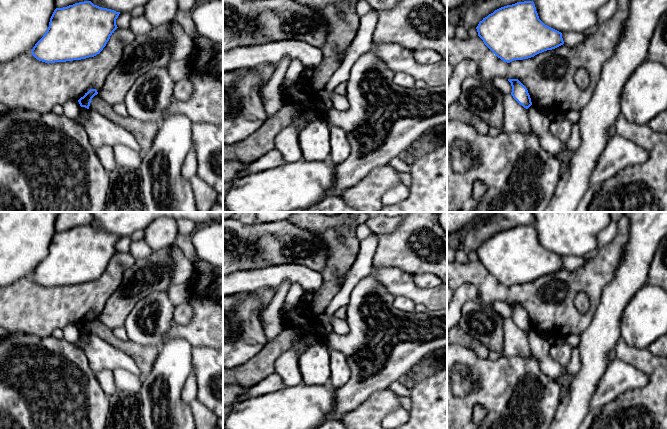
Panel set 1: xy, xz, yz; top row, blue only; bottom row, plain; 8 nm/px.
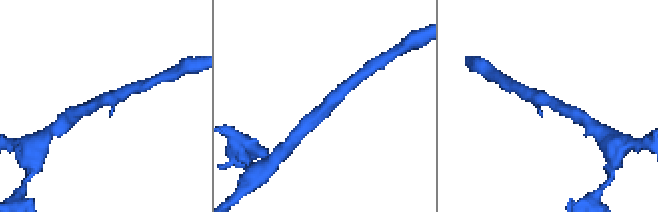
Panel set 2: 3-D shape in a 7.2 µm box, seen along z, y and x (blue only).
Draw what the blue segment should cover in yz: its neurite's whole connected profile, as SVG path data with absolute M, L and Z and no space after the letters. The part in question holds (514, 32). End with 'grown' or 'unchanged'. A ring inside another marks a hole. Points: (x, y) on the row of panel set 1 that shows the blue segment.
M533 1L517 2L501 7L483 18L476 29L484 44L507 63L528 59L564 44L562 33L545 25L539 19Z; unchanged

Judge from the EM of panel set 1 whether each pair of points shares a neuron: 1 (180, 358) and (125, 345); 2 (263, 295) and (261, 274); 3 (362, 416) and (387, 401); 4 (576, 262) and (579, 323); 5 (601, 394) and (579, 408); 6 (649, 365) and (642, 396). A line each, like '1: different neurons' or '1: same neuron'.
1: different neurons
2: different neurons
3: same neuron
4: different neurons
5: different neurons
6: same neuron

